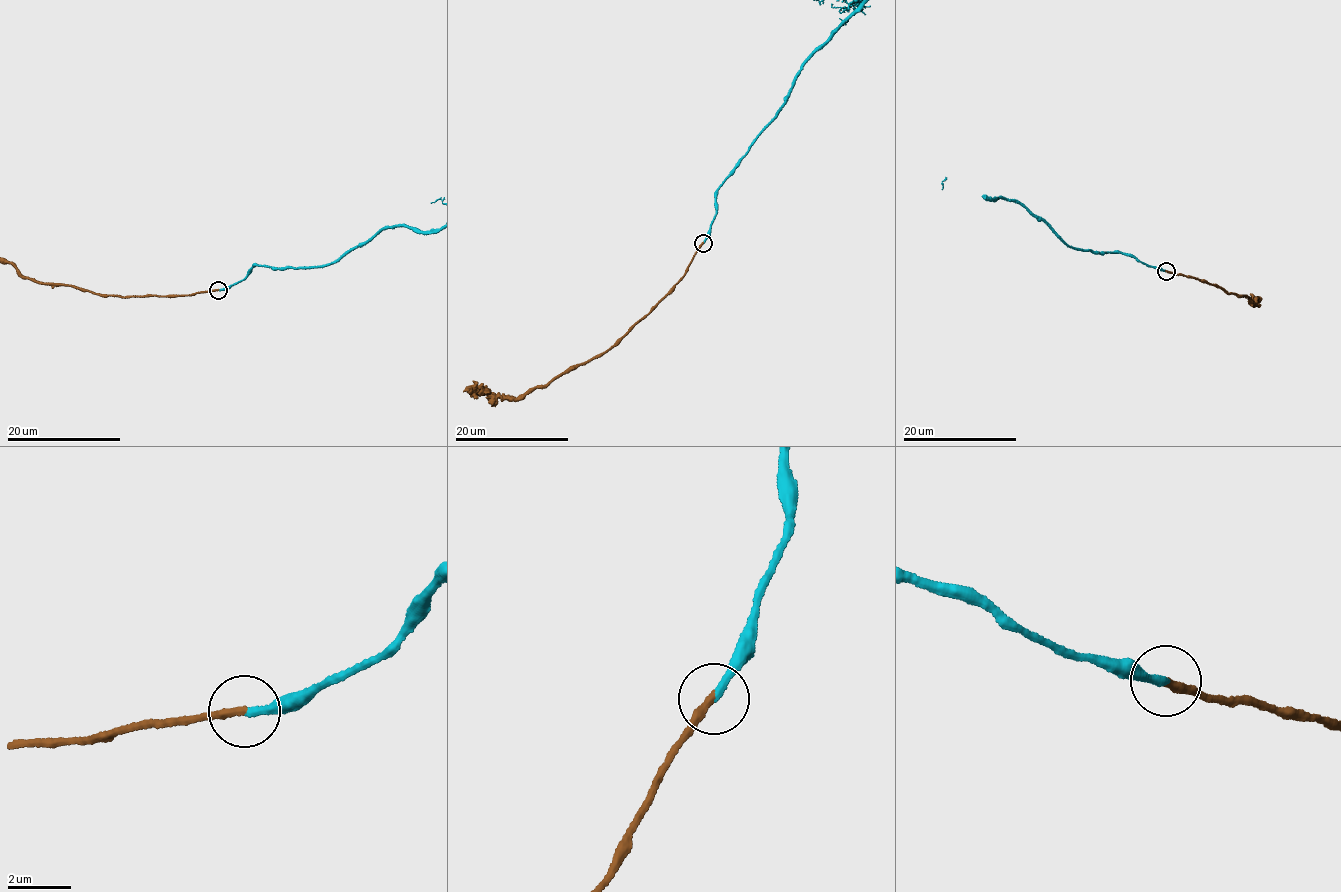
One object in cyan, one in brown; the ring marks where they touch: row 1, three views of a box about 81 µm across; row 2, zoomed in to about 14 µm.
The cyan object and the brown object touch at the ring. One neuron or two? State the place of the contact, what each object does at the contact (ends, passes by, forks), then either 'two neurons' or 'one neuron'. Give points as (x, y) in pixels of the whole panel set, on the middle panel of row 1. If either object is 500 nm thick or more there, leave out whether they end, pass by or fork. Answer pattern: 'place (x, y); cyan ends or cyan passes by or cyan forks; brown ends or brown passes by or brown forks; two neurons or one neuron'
place (703, 243); cyan ends; brown ends; one neuron

